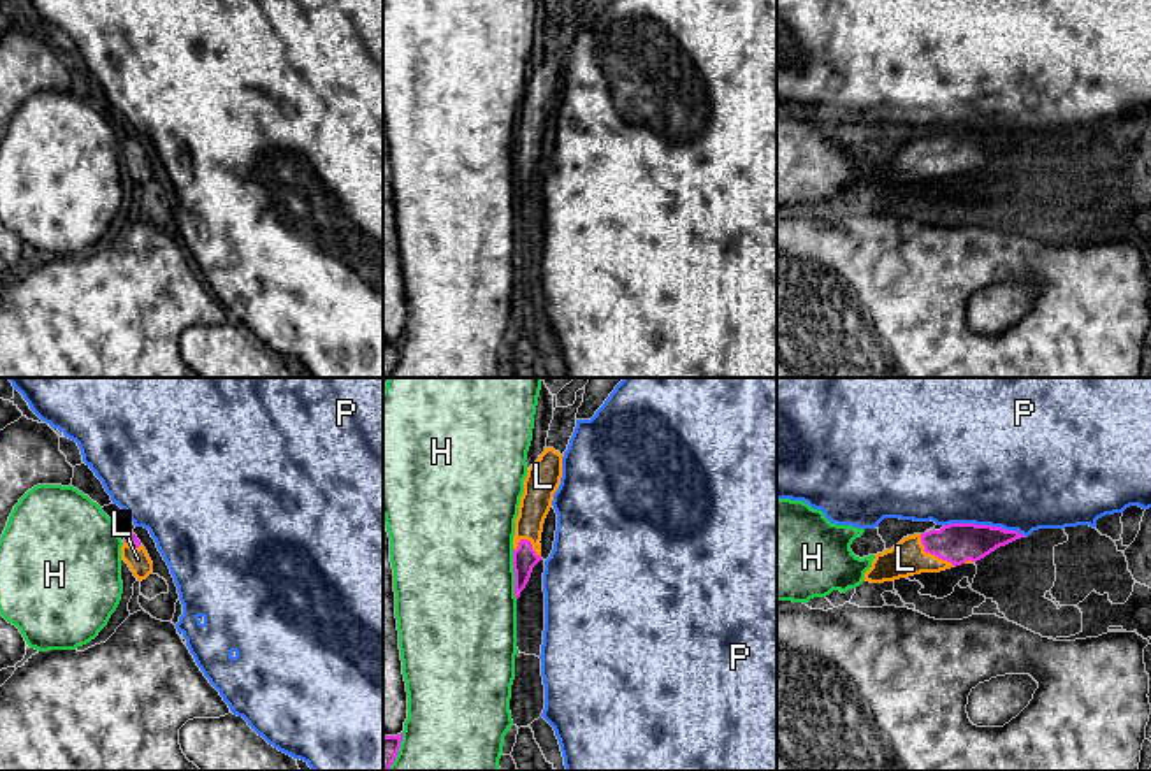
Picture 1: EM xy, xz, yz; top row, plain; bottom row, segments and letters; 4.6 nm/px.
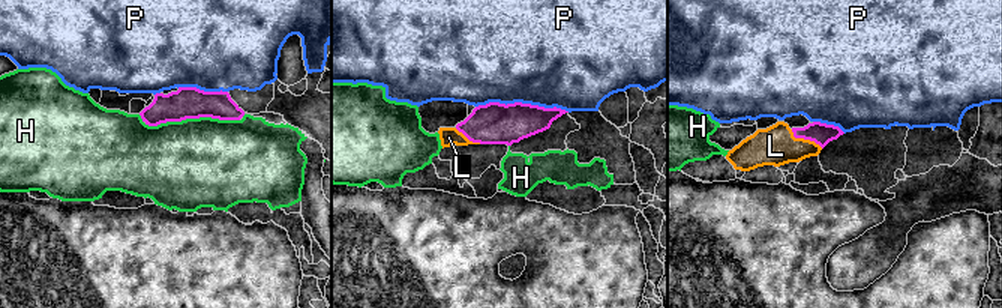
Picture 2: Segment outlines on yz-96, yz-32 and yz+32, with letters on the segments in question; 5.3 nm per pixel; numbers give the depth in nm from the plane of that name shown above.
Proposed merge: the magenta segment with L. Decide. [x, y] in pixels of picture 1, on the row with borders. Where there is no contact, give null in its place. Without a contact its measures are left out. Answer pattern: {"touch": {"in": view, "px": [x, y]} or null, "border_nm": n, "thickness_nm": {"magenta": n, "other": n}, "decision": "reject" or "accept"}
{"touch": {"in": "yz", "px": [932, 554]}, "border_nm": 220, "thickness_nm": {"magenta": 190, "other": 160}, "decision": "accept"}

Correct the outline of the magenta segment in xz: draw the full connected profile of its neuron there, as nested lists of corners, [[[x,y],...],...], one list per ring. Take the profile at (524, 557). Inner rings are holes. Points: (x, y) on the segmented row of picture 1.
[[[545,448],[539,458],[527,469],[524,494],[513,536],[515,597],[525,588],[532,567],[541,558],[541,532],[552,508],[554,494],[562,478],[562,457],[554,448]]]

